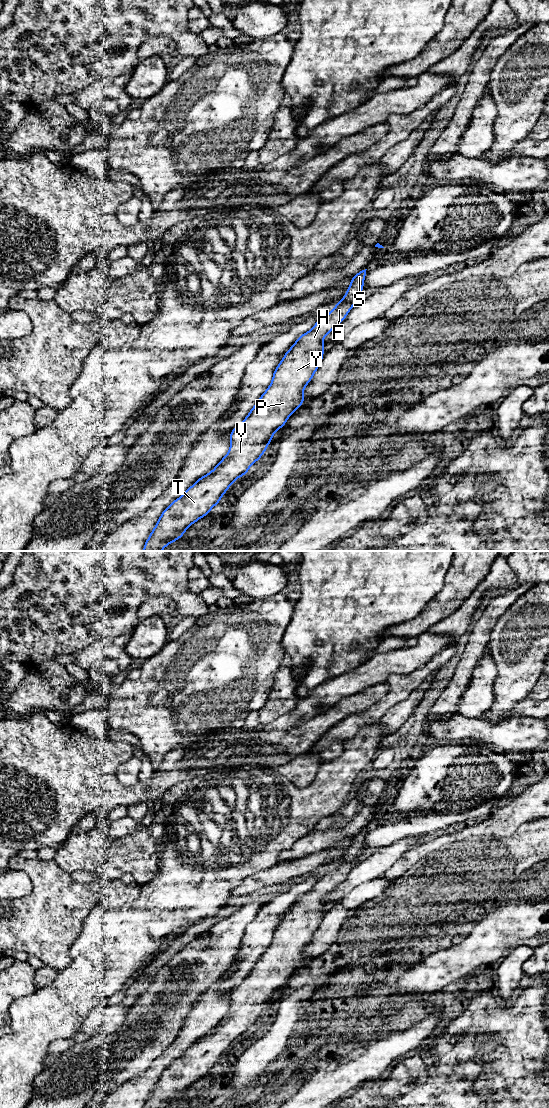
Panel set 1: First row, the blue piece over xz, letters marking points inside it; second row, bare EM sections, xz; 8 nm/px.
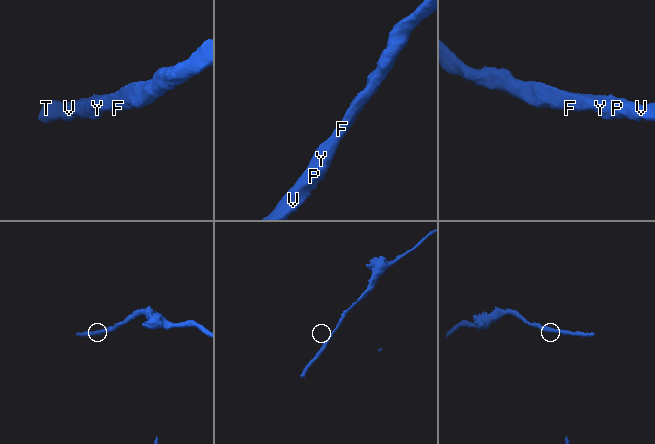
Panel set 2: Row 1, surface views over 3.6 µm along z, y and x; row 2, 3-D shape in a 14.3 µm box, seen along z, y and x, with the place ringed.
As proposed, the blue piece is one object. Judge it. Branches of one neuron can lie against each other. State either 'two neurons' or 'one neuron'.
one neuron

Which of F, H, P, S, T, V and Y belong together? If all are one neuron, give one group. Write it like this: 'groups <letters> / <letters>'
groups F H P S T V Y

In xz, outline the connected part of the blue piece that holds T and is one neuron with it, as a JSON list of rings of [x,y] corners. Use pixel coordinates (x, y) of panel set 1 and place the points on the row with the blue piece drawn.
[[[366,270],[353,276],[345,296],[335,304],[334,310],[317,321],[310,331],[299,336],[293,346],[285,353],[283,360],[280,361],[273,373],[270,386],[243,422],[231,431],[229,452],[214,470],[199,478],[181,497],[174,500],[162,512],[156,526],[146,540],[143,551],[161,551],[170,543],[181,538],[190,525],[207,516],[208,512],[221,501],[222,495],[229,489],[230,485],[238,477],[246,475],[249,467],[261,458],[268,444],[272,441],[275,431],[281,429],[291,414],[304,404],[304,388],[311,381],[324,356],[323,349],[326,343],[323,343],[322,339],[345,320],[355,302],[361,297]]]

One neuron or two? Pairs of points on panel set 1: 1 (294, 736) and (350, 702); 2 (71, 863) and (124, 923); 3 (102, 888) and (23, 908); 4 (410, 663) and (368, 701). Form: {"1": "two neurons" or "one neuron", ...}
{"1": "one neuron", "2": "two neurons", "3": "one neuron", "4": "two neurons"}

